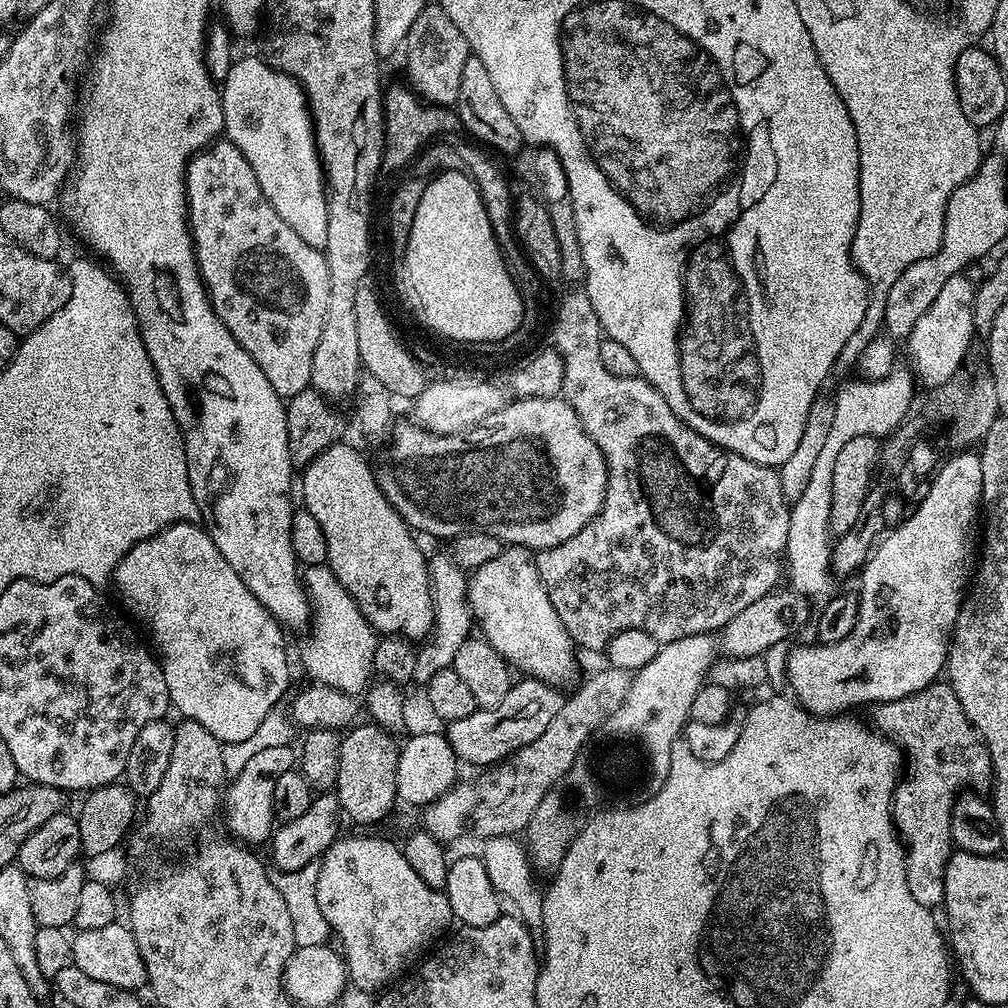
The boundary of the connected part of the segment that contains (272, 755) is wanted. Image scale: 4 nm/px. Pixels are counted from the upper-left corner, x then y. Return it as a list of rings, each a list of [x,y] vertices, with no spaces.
[[[270,746],[270,750],[261,750],[259,754],[254,754],[254,758],[250,758],[250,762],[246,762],[242,774],[231,777],[230,783],[227,785],[226,791],[222,797],[222,817],[228,823],[228,828],[233,832],[237,841],[243,842],[248,846],[257,846],[269,839],[274,831],[274,817],[272,807],[274,806],[274,782],[278,782],[278,778],[282,778],[282,774],[293,771],[294,765],[297,763],[298,756],[289,746]]]

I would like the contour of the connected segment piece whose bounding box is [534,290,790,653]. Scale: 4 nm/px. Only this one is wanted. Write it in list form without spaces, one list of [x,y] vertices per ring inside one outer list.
[[[583,290],[577,292],[568,292],[564,296],[564,301],[560,304],[560,309],[556,312],[556,329],[553,330],[552,336],[554,347],[560,353],[560,357],[564,359],[564,390],[562,393],[563,399],[568,401],[568,405],[575,410],[578,418],[582,422],[582,426],[586,430],[586,434],[590,434],[590,438],[600,447],[600,452],[604,455],[604,461],[608,463],[608,493],[604,499],[604,507],[600,509],[599,514],[582,530],[578,530],[578,534],[574,534],[574,538],[570,538],[566,542],[562,542],[553,548],[541,548],[535,553],[536,569],[542,578],[542,582],[546,586],[546,590],[550,594],[550,602],[554,602],[554,610],[558,610],[558,618],[562,618],[562,626],[566,626],[566,630],[570,634],[573,644],[581,649],[589,648],[592,652],[603,653],[607,649],[608,643],[618,634],[622,634],[622,630],[646,630],[646,634],[650,634],[650,638],[660,641],[661,644],[669,644],[678,638],[690,638],[691,636],[707,636],[716,634],[723,630],[730,622],[730,618],[734,618],[737,614],[742,614],[742,610],[746,610],[746,606],[751,606],[753,602],[758,602],[758,598],[762,598],[766,593],[773,591],[777,587],[776,584],[782,578],[782,557],[785,555],[788,546],[788,531],[790,530],[790,501],[784,496],[782,490],[782,482],[780,481],[780,473],[775,467],[767,464],[759,464],[758,462],[750,462],[750,458],[742,458],[738,454],[728,452],[724,448],[720,448],[714,442],[710,442],[702,434],[698,434],[690,426],[686,426],[686,422],[682,422],[674,414],[674,410],[670,410],[670,405],[666,402],[666,398],[662,398],[662,394],[658,394],[658,390],[654,390],[654,386],[650,386],[648,381],[635,376],[634,378],[618,378],[615,374],[610,374],[606,371],[606,366],[602,366],[602,357],[599,356],[600,341],[602,339],[602,329],[598,322],[598,314],[594,314],[594,306],[590,306],[590,298],[588,293]]]

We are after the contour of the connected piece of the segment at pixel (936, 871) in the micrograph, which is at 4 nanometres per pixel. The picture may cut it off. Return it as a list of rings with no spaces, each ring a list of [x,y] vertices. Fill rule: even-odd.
[[[947,682],[931,684],[901,700],[885,700],[875,712],[875,731],[883,734],[893,744],[900,745],[906,757],[906,775],[892,793],[892,822],[906,845],[906,882],[910,886],[910,894],[914,894],[914,902],[936,910],[944,903],[944,871],[954,851],[952,805],[961,790],[984,790],[991,785],[990,754],[984,745],[983,736],[978,734],[970,718],[966,718],[962,702],[958,702],[958,694],[954,694],[952,685]]]

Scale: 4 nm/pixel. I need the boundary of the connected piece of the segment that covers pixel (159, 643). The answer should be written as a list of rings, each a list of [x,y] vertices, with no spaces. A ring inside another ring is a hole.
[[[199,523],[169,524],[150,539],[138,542],[118,562],[114,573],[115,584],[121,598],[124,599],[125,606],[152,631],[150,644],[158,657],[160,669],[164,671],[171,707],[177,708],[183,719],[198,722],[198,726],[206,726],[206,730],[210,730],[214,738],[218,738],[224,744],[233,744],[242,742],[242,738],[250,738],[250,734],[254,734],[254,730],[262,726],[264,719],[273,715],[275,708],[272,707],[283,698],[284,691],[288,688],[288,648],[284,645],[285,629],[272,617],[270,610],[266,610],[266,606],[262,606],[262,602],[258,602],[258,598],[250,594],[246,582],[242,582],[242,578],[234,574],[234,566],[230,566],[230,562],[226,562],[226,558],[218,554],[218,546],[214,546],[210,534]]]

